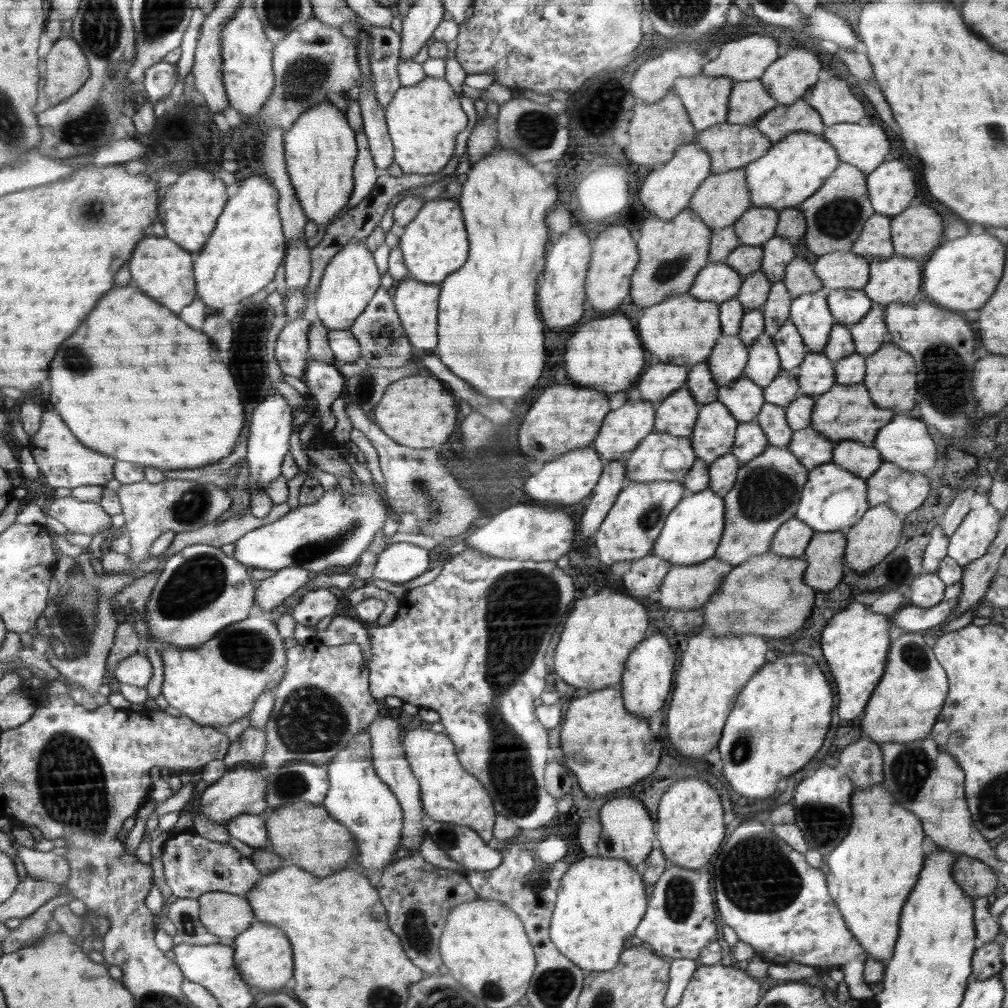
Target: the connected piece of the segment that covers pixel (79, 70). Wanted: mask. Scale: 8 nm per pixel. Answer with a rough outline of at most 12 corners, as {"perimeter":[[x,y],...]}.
{"perimeter":[[70,36],[46,56],[42,88],[50,107],[76,95],[91,75]]}

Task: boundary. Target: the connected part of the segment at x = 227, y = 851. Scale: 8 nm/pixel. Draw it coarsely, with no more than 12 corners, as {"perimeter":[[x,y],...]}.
{"perimeter":[[180,832],[160,860],[172,897],[245,896],[263,874],[238,850]]}

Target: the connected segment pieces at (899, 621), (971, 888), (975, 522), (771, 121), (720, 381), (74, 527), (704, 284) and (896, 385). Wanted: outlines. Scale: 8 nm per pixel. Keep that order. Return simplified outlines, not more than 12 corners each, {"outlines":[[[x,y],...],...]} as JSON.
{"outlines":[[[962,580],[946,587],[930,608],[901,607],[893,615],[900,634],[945,622],[960,604]],[[956,854],[955,883],[972,899],[994,897],[997,874],[982,861]],[[970,509],[949,538],[947,556],[966,568],[985,556],[1001,516]],[[802,98],[777,105],[756,128],[773,145],[789,132],[825,132],[821,114]],[[721,335],[706,360],[717,385],[744,374],[749,347]],[[44,501],[44,513],[68,531],[91,534],[110,524],[93,501]],[[725,261],[710,262],[689,293],[721,304],[735,298],[743,282]],[[888,340],[866,356],[873,403],[895,413],[917,403],[913,356]]]}

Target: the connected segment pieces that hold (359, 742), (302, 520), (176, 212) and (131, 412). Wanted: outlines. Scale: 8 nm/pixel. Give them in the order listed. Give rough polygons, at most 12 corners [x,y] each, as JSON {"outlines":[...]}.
{"outlines":[[[361,730],[326,767],[321,804],[383,872],[405,816]],[[338,485],[235,542],[234,560],[311,575],[354,564],[391,513]],[[181,169],[158,208],[166,237],[197,254],[229,202],[206,170]],[[133,284],[62,344],[54,411],[96,452],[232,452],[230,368]]]}

